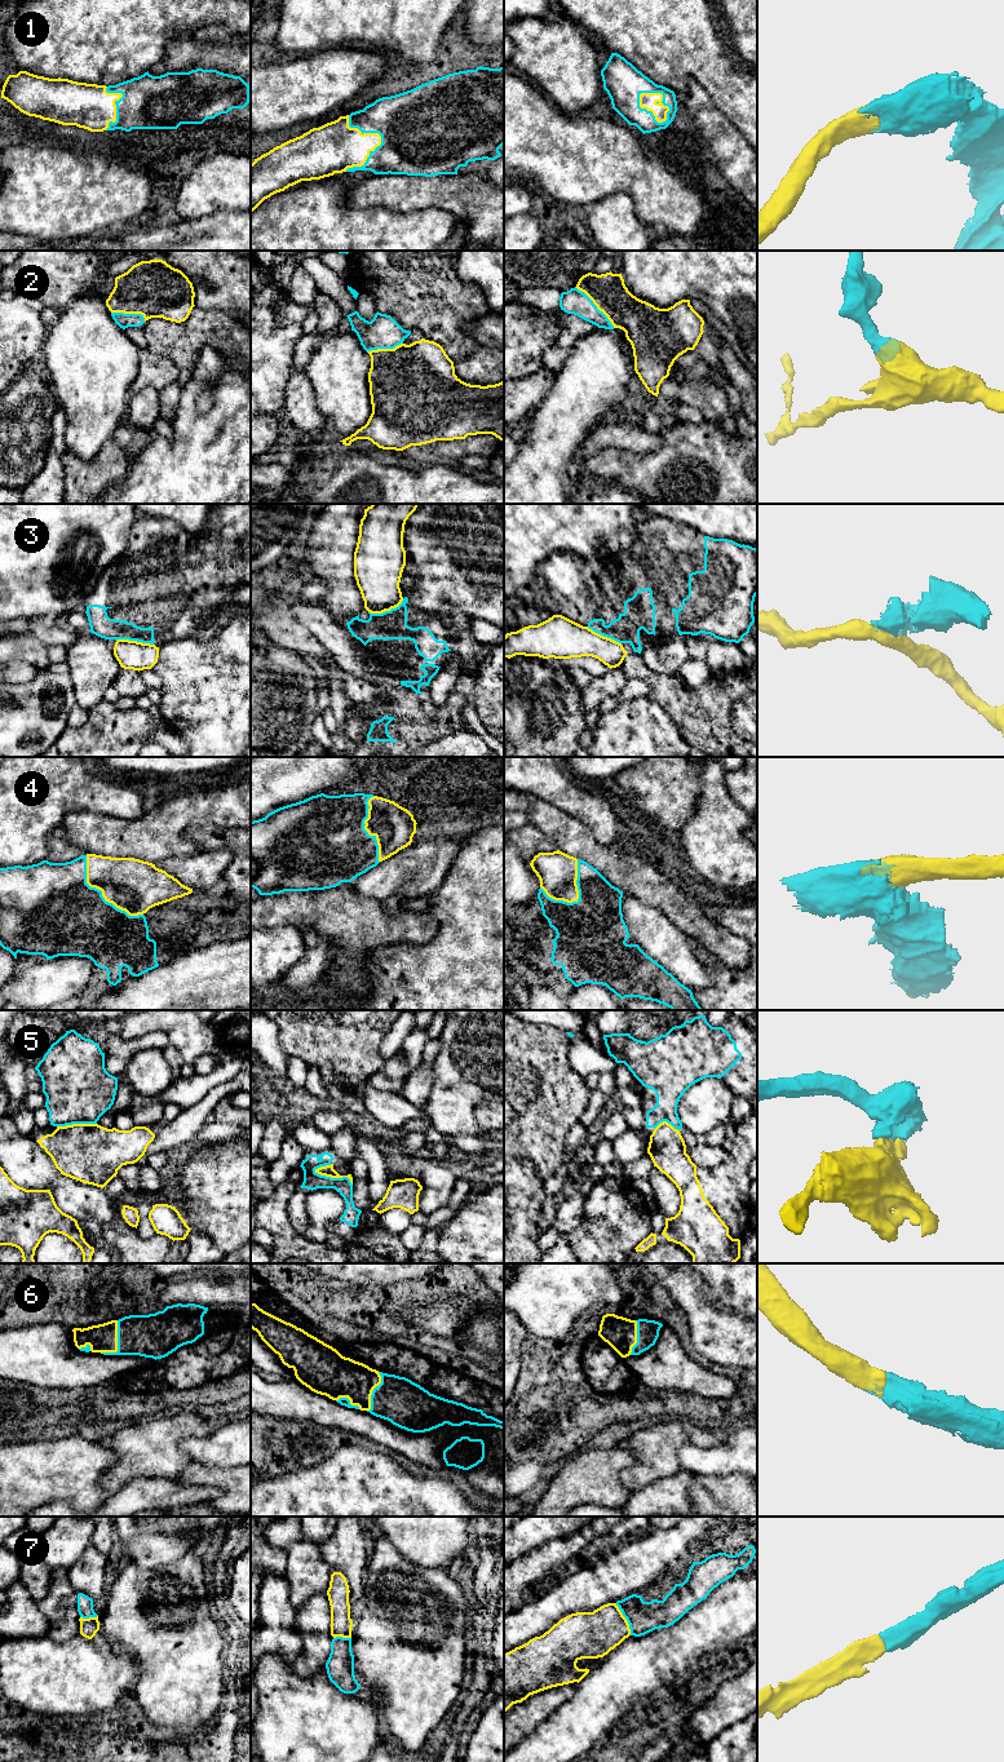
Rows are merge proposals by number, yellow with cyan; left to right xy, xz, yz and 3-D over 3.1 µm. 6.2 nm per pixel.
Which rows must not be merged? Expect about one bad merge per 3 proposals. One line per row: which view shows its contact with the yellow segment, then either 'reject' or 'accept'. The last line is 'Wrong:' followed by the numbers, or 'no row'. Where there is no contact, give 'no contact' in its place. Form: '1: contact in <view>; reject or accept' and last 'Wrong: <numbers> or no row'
1: contact in xz; accept
2: contact in yz; accept
3: contact in xz; reject
4: contact in xy; accept
5: contact in xz; reject
6: contact in xy; accept
7: contact in yz; accept
Wrong: 3, 5

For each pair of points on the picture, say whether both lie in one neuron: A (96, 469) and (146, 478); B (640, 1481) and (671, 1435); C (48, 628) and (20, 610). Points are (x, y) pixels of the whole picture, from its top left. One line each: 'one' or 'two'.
A: two
B: one
C: two

